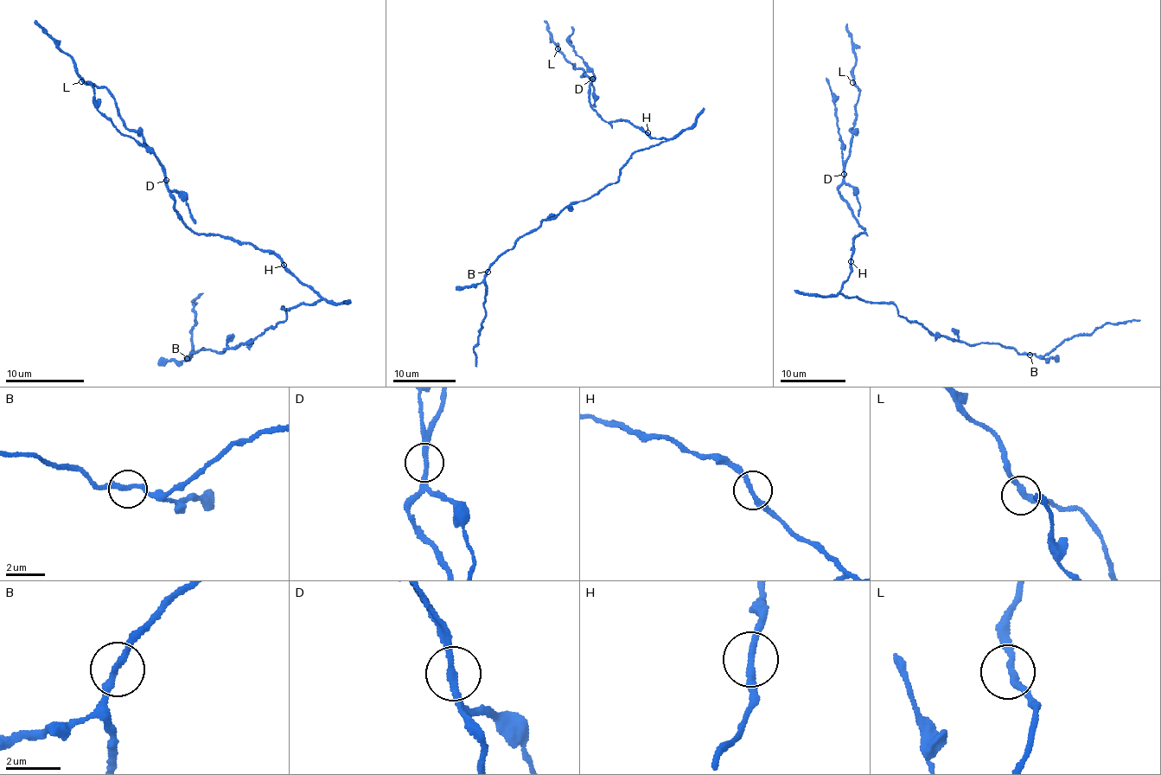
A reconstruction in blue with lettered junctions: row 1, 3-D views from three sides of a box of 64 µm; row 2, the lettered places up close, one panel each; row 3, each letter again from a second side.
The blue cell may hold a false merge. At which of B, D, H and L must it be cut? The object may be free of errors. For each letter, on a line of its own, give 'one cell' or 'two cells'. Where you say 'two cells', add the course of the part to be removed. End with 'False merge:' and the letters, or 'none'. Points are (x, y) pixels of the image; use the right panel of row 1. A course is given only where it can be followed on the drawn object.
B: one cell
D: two cells; course (844, 174), (843, 153), (826, 78)
H: one cell
L: one cell
False merge: D

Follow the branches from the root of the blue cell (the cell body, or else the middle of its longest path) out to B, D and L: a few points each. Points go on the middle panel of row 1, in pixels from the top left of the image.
B: (662, 142), (634, 152), (620, 170), (619, 180), (567, 205), (523, 234), (488, 272)
D: (662, 142), (666, 139), (650, 137), (628, 121), (602, 120), (590, 103), (594, 78), (591, 80)
L: (662, 142), (666, 139), (650, 137), (628, 121), (602, 120), (588, 97), (594, 78), (567, 62), (558, 48)

